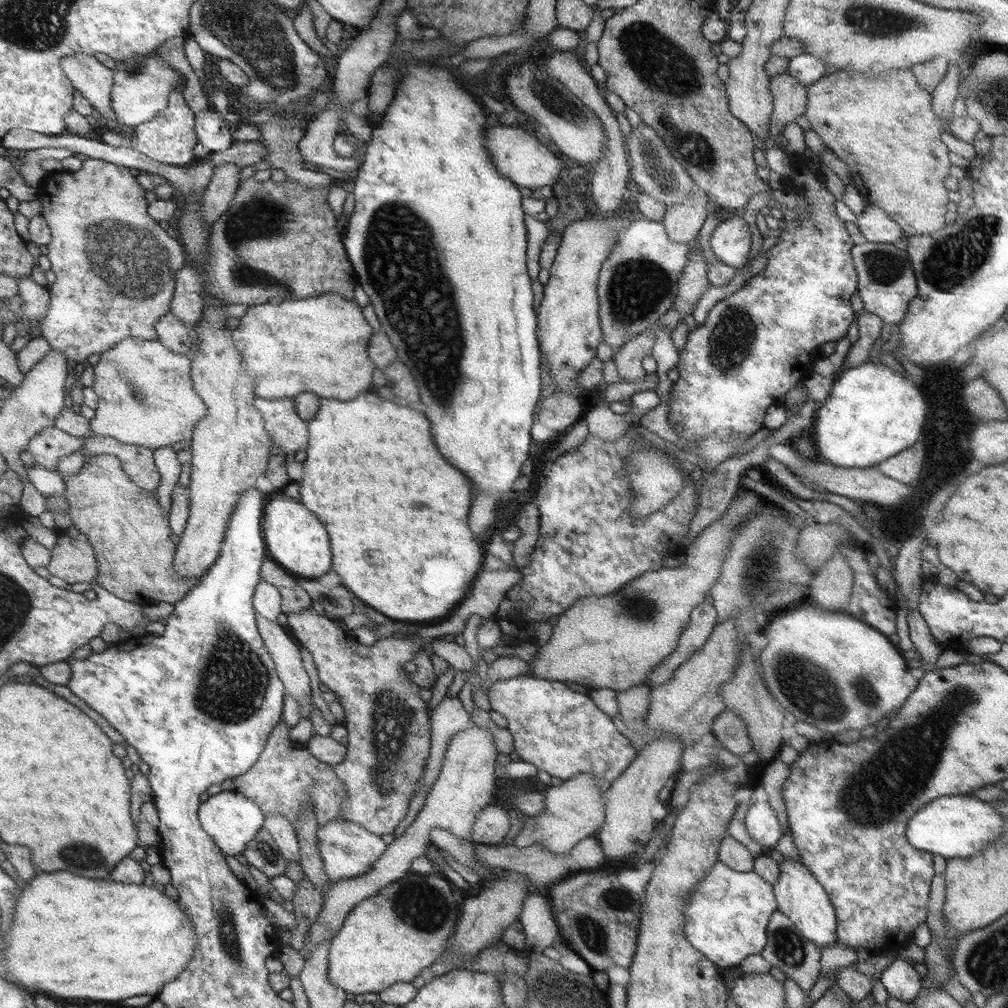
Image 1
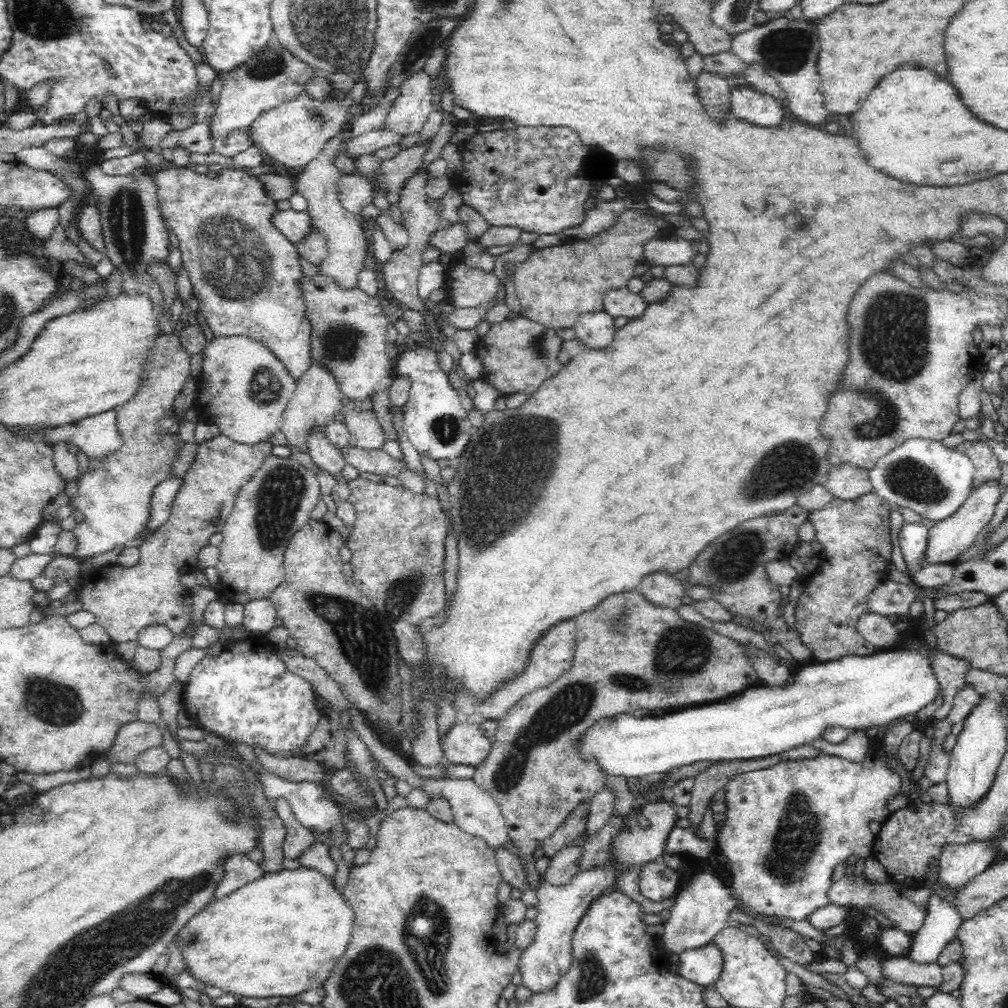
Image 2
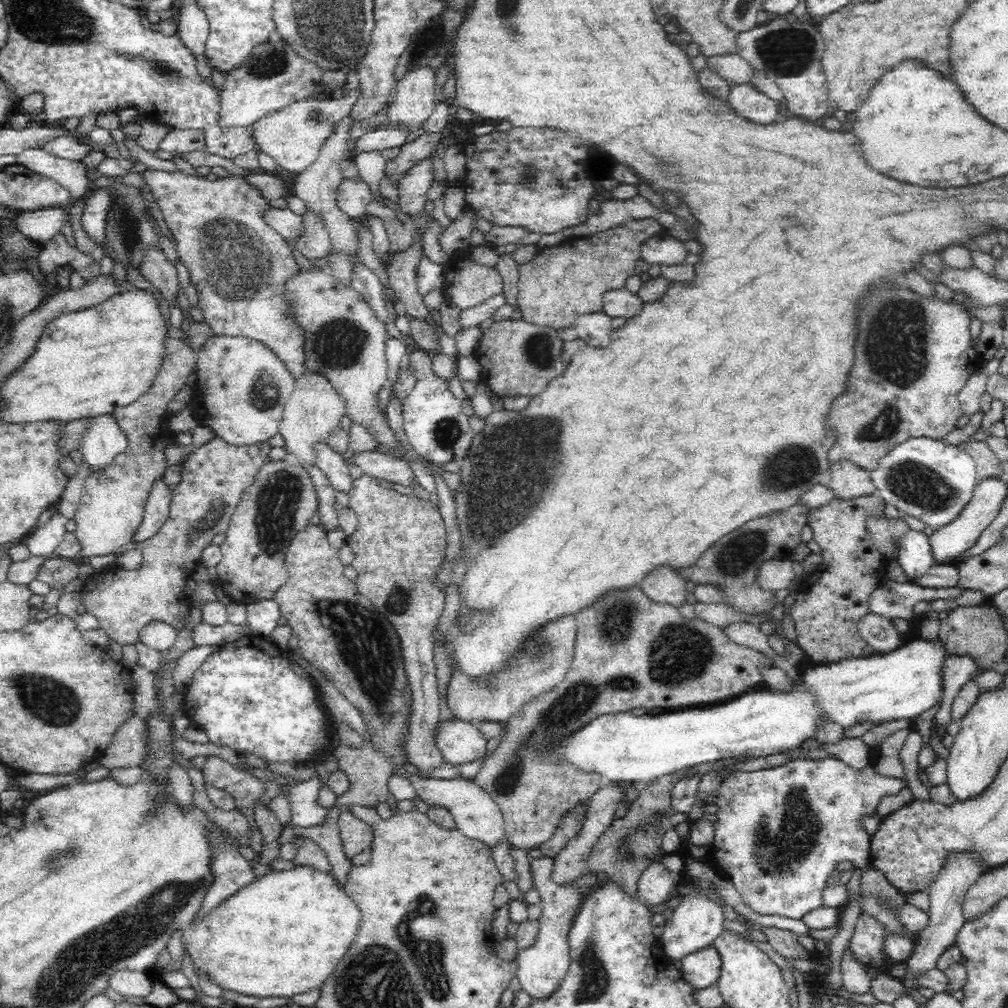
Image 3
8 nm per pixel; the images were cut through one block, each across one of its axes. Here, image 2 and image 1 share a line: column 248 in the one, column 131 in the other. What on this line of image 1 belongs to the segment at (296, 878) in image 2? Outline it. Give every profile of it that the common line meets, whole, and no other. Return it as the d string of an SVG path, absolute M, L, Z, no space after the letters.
M55 871L53 873L38 872L36 877L23 888L23 894L19 903L17 904L17 914L15 914L15 924L13 930L7 936L9 942L9 950L5 948L3 954L7 952L7 958L3 959L5 968L9 968L9 972L5 972L5 978L19 986L27 987L33 990L34 994L37 992L54 994L63 998L85 998L89 1000L99 1000L104 1003L118 1003L133 996L140 994L148 994L154 996L161 987L165 984L171 983L177 979L185 967L187 962L191 960L194 954L195 944L198 943L197 934L191 926L191 920L187 918L186 912L179 908L179 904L175 900L167 897L165 893L157 891L153 886L122 883L113 879L90 879L84 876L77 876L71 871Z

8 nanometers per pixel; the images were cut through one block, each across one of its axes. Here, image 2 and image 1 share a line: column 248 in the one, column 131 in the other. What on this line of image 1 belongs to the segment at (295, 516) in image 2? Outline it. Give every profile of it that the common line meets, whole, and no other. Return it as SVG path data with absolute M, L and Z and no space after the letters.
M95 456L84 463L83 468L68 481L65 496L69 502L68 514L77 528L89 537L96 550L99 566L98 586L126 601L143 606L153 606L158 602L174 605L190 591L200 578L188 579L180 577L173 570L173 554L175 544L169 540L169 522L167 515L159 506L156 496L151 496L134 484L132 478L123 470L122 461L117 456Z

